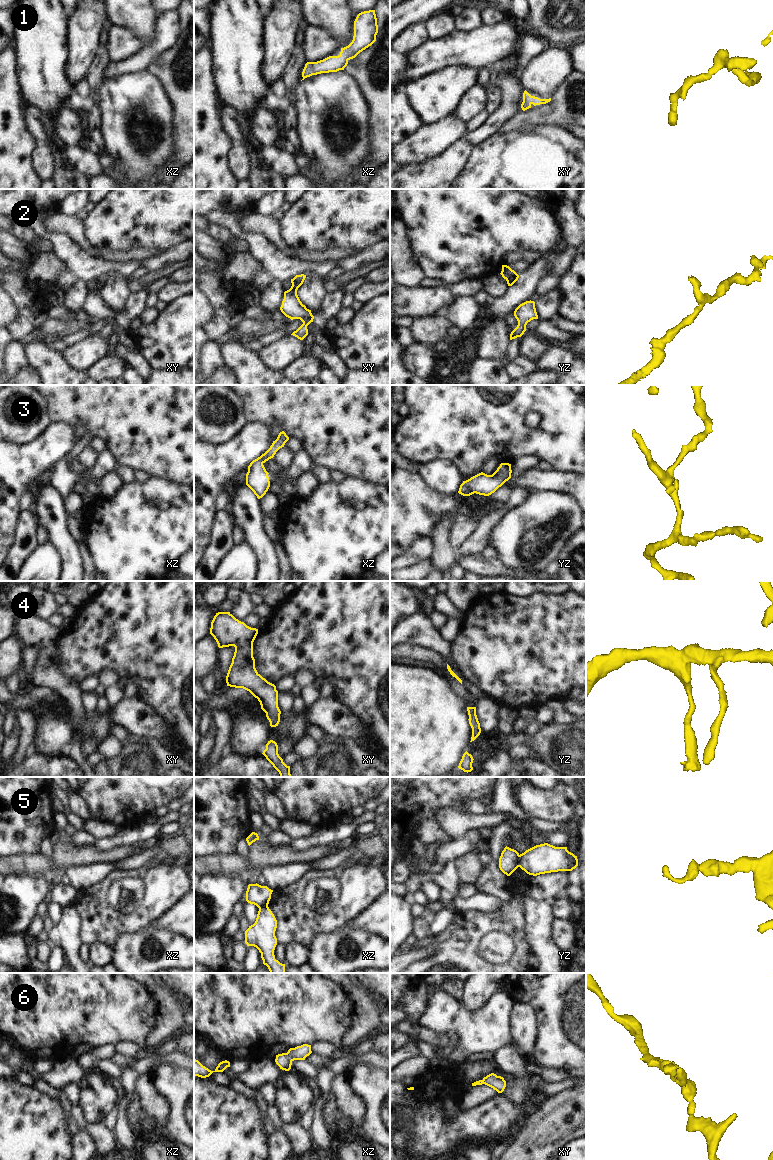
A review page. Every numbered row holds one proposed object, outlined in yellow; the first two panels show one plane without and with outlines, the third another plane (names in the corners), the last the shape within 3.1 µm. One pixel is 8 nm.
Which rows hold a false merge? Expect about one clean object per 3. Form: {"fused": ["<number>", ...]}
{"fused": ["3", "5"]}

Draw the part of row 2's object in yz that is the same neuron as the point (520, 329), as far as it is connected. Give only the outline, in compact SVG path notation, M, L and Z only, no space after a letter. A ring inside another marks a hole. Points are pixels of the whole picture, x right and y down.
M526 301L520 304L514 311L518 321L517 327L511 332L510 340L521 337L526 331L526 325L533 319L538 319L534 301Z

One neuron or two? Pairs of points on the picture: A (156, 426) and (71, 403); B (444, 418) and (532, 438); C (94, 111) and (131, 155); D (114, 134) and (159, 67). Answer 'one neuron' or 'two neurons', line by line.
A: one neuron
B: one neuron
C: two neurons
D: two neurons

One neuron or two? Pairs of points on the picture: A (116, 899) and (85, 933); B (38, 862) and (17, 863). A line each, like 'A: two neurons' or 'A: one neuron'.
A: two neurons
B: one neuron

